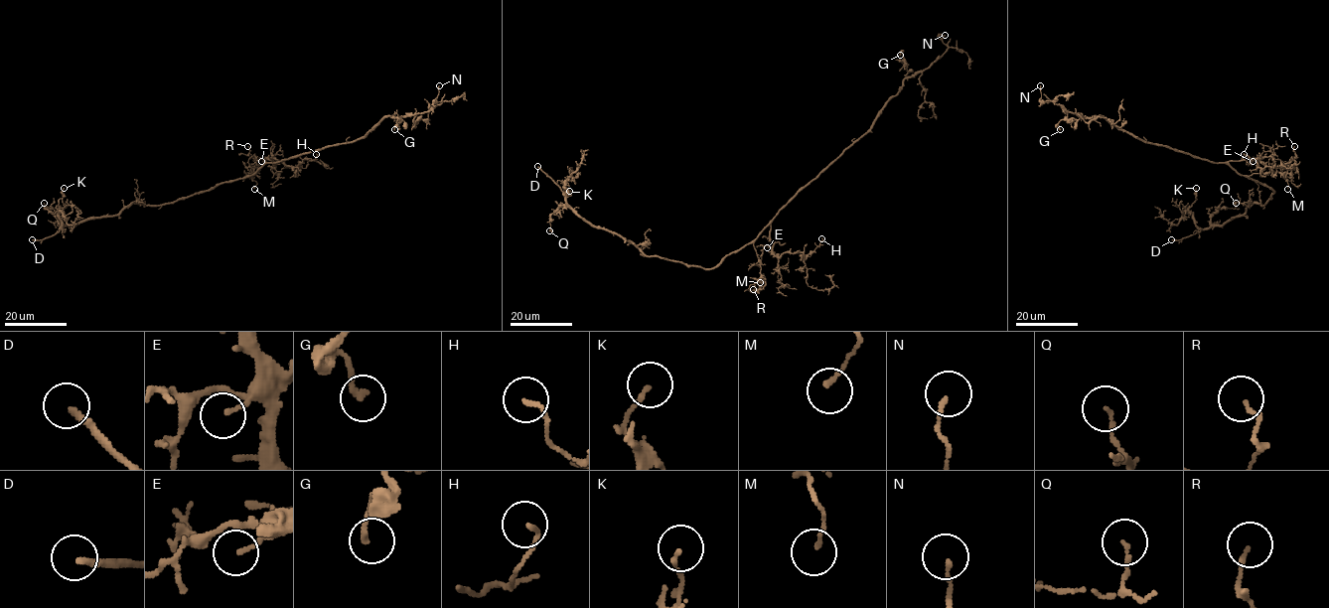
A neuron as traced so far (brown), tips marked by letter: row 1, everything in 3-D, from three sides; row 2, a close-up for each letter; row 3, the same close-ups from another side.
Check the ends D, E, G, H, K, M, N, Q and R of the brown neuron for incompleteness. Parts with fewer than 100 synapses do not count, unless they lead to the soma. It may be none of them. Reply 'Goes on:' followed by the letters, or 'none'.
Goes on: D

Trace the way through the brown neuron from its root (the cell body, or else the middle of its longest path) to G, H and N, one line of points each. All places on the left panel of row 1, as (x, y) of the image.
G: (252, 174), (265, 163), (356, 141), (386, 116), (401, 119), (396, 121), (394, 129)
H: (252, 174), (266, 158), (275, 158), (297, 168), (304, 159), (314, 160), (316, 154)
N: (252, 174), (265, 163), (356, 141), (386, 116), (402, 117), (428, 112), (442, 101), (436, 98), (439, 85)

